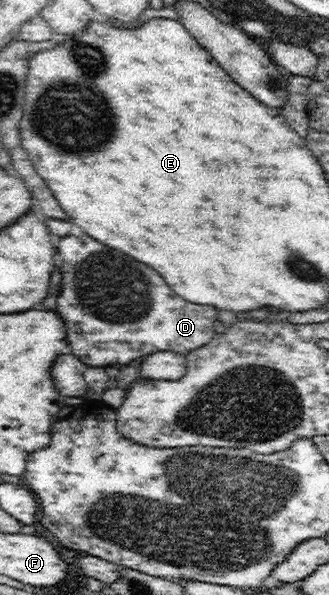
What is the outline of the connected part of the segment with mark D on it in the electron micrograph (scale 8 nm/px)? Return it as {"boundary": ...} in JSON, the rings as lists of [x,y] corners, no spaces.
{"boundary":[[[87,234],[81,238],[65,236],[61,239],[59,254],[63,258],[63,286],[57,298],[57,312],[67,322],[73,354],[85,365],[107,367],[109,364],[129,364],[157,350],[173,350],[185,356],[187,352],[209,344],[216,335],[213,322],[218,320],[218,312],[215,306],[183,300],[153,268],[93,240]]]}

